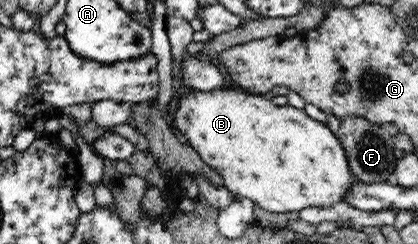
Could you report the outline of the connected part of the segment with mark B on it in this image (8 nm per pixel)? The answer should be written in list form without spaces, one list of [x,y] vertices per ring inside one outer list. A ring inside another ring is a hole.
[[[234,86],[212,91],[191,90],[188,96],[174,101],[168,118],[173,130],[192,146],[207,165],[222,175],[225,187],[238,197],[250,199],[258,206],[278,213],[299,212],[302,208],[316,206],[330,208],[342,203],[352,184],[359,182],[348,165],[346,151],[338,137],[326,123],[306,115],[304,109],[290,105],[276,106],[264,97],[244,93]]]

